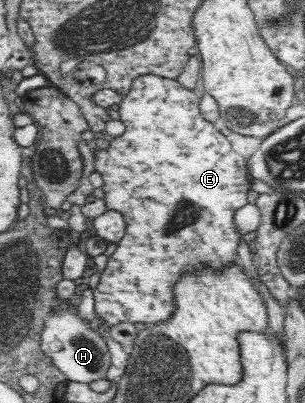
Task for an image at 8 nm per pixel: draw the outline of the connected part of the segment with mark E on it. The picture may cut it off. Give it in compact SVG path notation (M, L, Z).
M141 74L137 78L133 78L129 92L123 95L121 102L117 104L119 116L125 123L126 129L121 136L110 137L109 145L105 149L99 149L93 146L93 156L95 171L103 177L103 200L107 211L115 210L119 212L126 223L126 234L122 238L117 250L112 256L109 256L106 268L103 274L100 274L100 281L93 291L95 299L95 313L99 318L109 325L115 326L120 322L146 322L147 324L158 324L170 318L174 312L173 308L173 284L177 282L177 278L183 274L183 270L197 270L199 266L212 266L212 268L223 268L223 264L233 263L237 258L237 246L242 242L241 235L237 231L234 224L234 215L238 209L245 207L247 202L247 193L250 191L251 177L248 169L248 163L243 156L238 153L231 141L220 131L214 123L205 120L199 110L199 96L201 92L197 90L189 90L183 88L175 79L163 78L155 74Z

